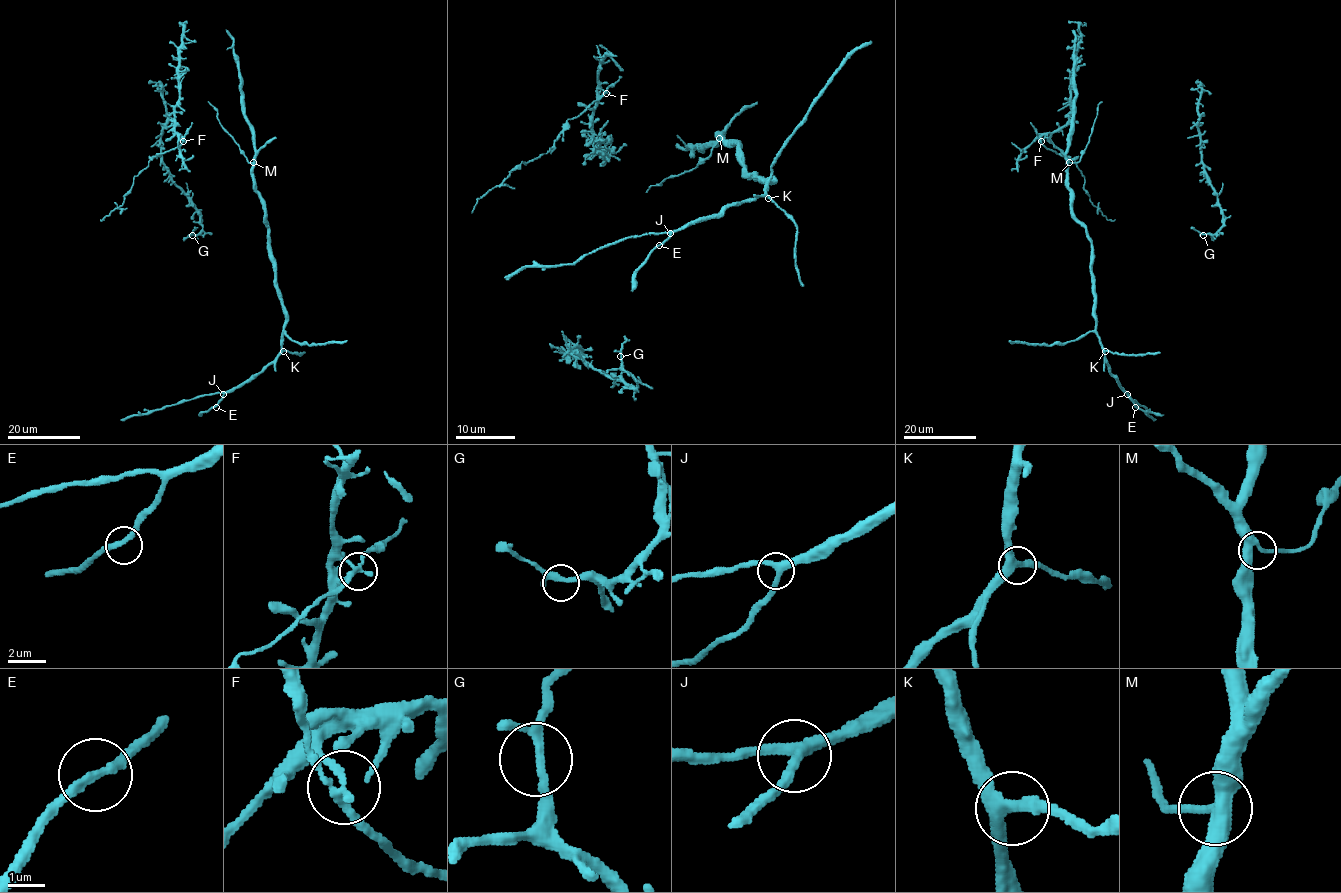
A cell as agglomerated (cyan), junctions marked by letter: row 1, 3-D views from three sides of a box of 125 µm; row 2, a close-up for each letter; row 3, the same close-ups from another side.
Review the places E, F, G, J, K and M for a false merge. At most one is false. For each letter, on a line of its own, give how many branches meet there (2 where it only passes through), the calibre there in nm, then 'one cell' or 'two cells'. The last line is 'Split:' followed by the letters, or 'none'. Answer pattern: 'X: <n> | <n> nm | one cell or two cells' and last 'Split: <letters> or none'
E: 2 | 240 nm | one cell
F: 3 | 190 nm | two cells
G: 3 | 220 nm | one cell
J: 3 | 320 nm | one cell
K: 3 | 360 nm | one cell
M: 3 | 280 nm | one cell
Split: F

